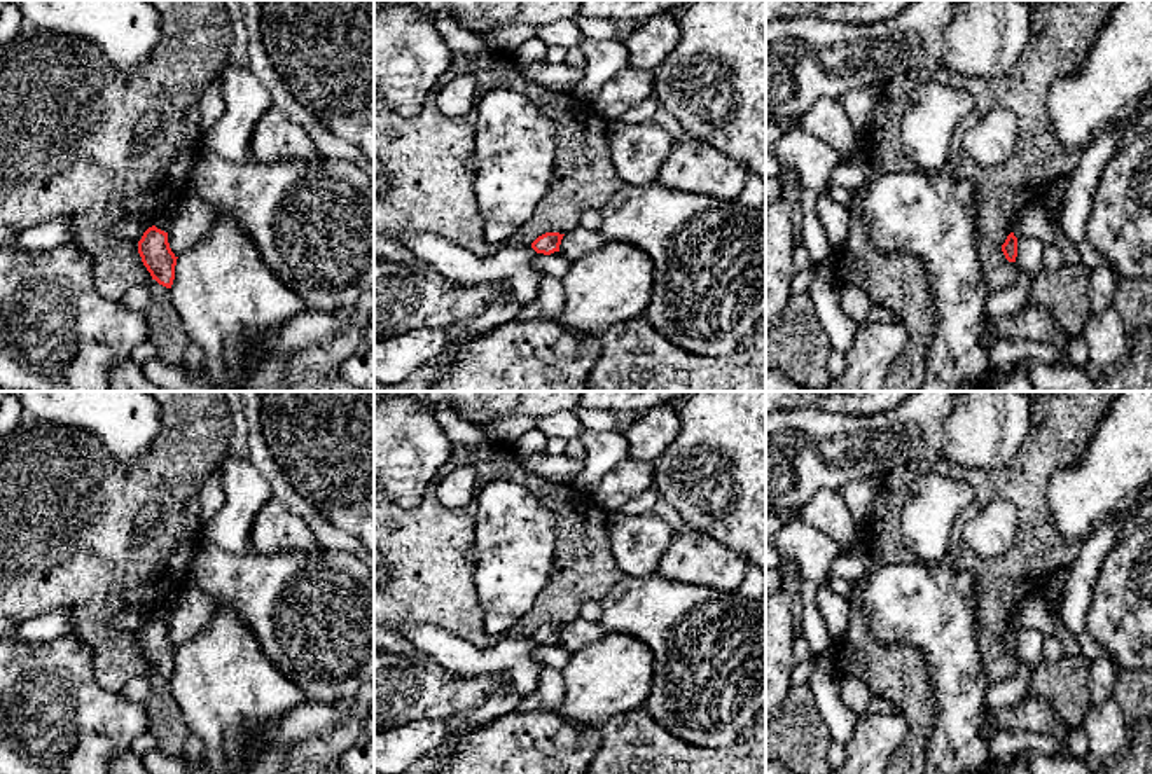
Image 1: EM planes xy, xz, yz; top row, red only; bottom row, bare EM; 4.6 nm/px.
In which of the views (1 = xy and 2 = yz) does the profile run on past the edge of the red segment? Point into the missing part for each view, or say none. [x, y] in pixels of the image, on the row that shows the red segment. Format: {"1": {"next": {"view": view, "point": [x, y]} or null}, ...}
{"1": {"next": null}, "2": {"next": null}}

